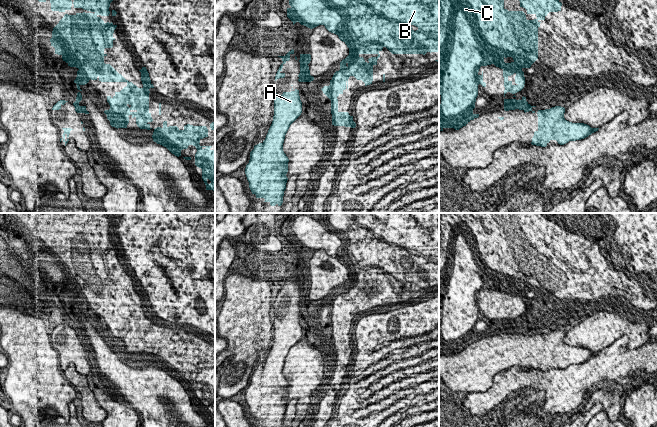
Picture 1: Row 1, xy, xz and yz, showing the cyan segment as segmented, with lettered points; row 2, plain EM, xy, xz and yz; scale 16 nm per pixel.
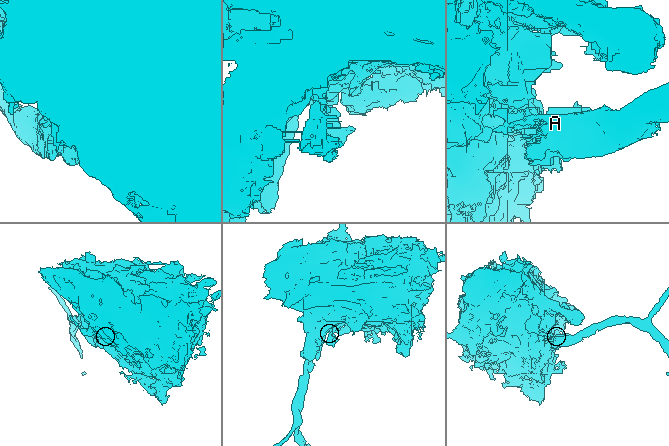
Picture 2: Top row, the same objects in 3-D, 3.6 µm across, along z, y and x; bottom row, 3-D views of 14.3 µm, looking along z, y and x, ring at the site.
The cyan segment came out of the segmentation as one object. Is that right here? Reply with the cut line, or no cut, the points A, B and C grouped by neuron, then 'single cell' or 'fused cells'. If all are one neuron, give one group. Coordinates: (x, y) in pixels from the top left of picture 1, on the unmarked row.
cut xy (75, 331), (78, 336); groups A / B C; fused cells

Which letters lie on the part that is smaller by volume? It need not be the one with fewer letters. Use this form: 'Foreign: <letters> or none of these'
Foreign: A

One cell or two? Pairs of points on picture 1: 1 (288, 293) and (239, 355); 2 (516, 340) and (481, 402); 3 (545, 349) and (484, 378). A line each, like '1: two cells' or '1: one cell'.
1: two cells
2: two cells
3: one cell

